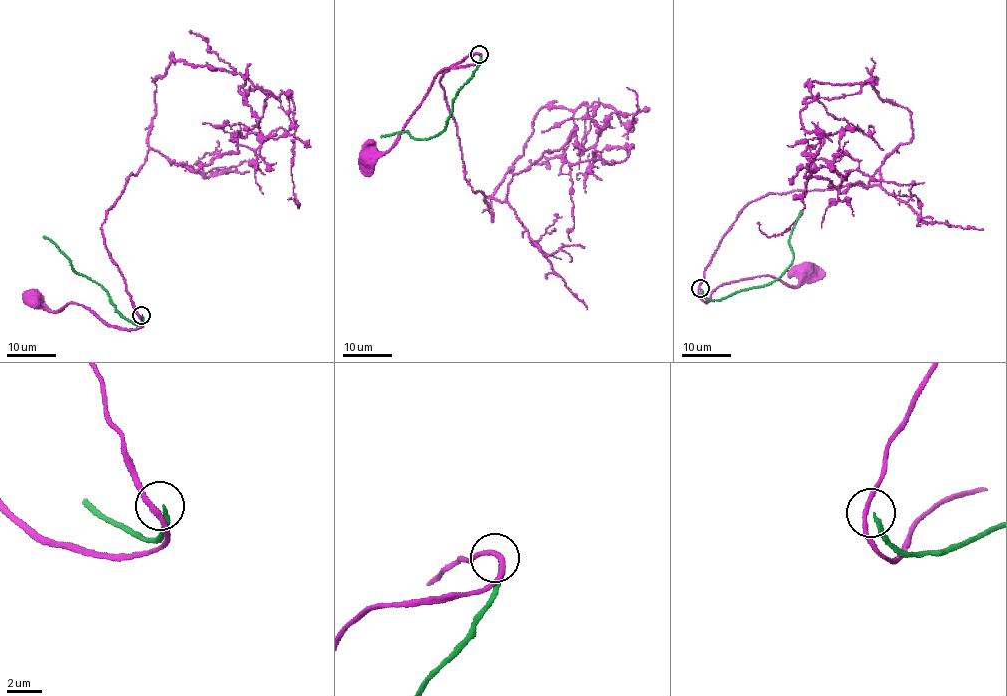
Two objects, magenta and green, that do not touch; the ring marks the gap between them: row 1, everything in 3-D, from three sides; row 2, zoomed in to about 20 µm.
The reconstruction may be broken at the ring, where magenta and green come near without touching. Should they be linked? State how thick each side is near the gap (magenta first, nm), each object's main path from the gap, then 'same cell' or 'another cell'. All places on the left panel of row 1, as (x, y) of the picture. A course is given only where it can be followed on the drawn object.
calibres 280 and 200 nm; course magenta (140, 316), (138, 328), (108, 326), (90, 309), (73, 302), (52, 311), (33, 305), (32, 298); course green (142, 316), (142, 323), (139, 325), (129, 321), (96, 282), (76, 271), (53, 243), (43, 236); another cell

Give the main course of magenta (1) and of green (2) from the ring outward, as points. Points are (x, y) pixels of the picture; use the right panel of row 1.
1: (699, 289), (699, 297), (708, 301), (711, 294), (725, 283), (767, 275), (796, 286), (805, 271)
2: (700, 289), (707, 298), (719, 300), (777, 280), (793, 260), (789, 238), (801, 210)

